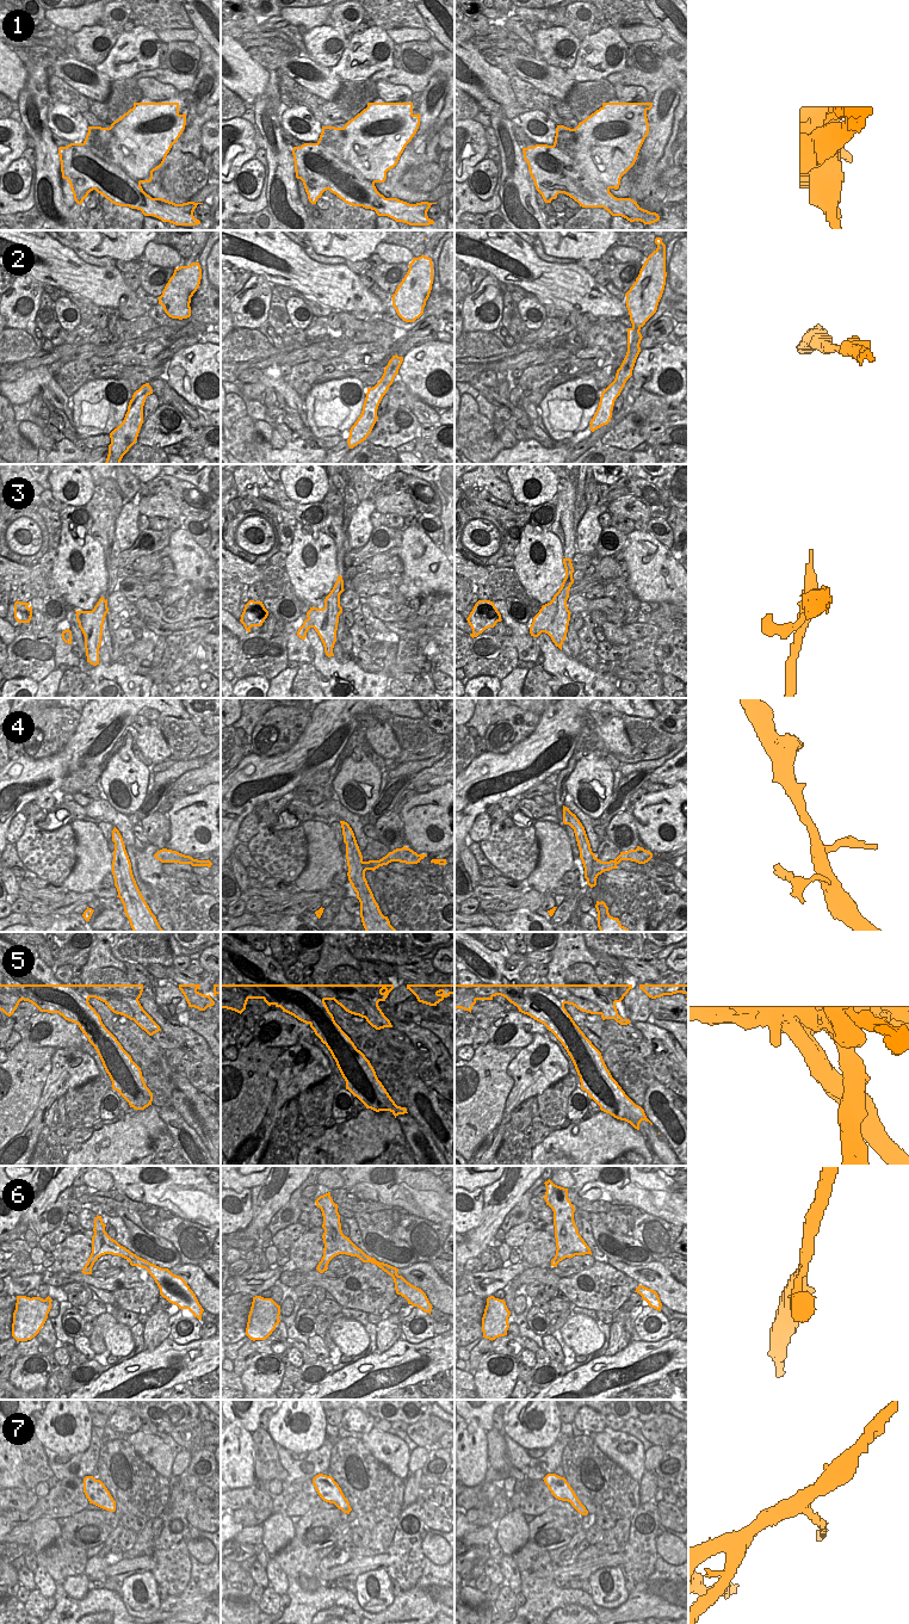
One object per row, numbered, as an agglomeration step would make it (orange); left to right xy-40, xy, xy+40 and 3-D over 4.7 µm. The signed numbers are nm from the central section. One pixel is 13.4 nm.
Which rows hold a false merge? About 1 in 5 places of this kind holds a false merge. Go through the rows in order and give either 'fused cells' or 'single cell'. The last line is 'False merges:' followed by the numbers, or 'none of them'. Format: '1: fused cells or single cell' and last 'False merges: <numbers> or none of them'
1: fused cells
2: single cell
3: single cell
4: single cell
5: fused cells
6: single cell
7: single cell
False merges: 1, 5

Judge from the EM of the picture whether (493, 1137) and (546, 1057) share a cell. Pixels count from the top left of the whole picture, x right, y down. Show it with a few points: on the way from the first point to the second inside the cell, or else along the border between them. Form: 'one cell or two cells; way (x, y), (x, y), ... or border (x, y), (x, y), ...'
one cell; way (506, 1117), (509, 1105), (531, 1078)

